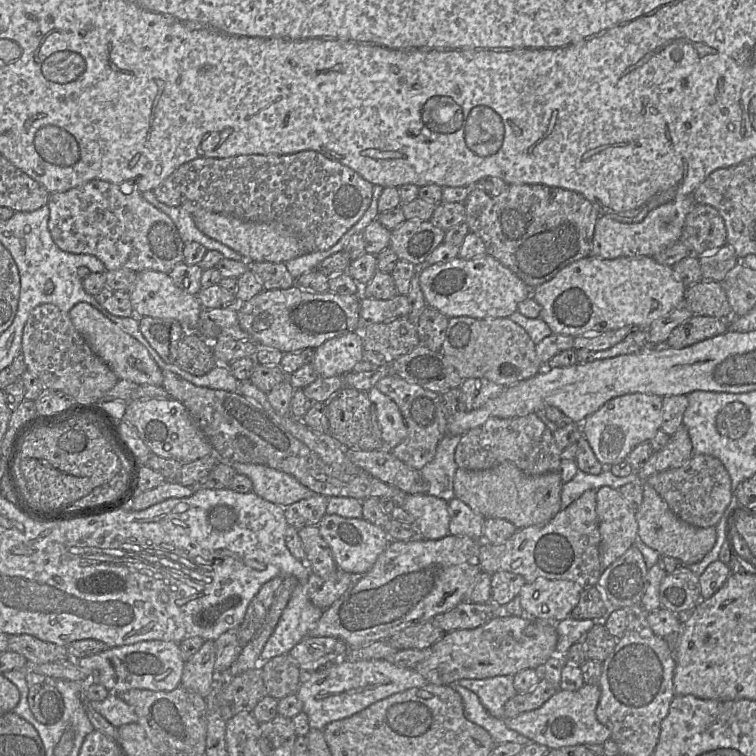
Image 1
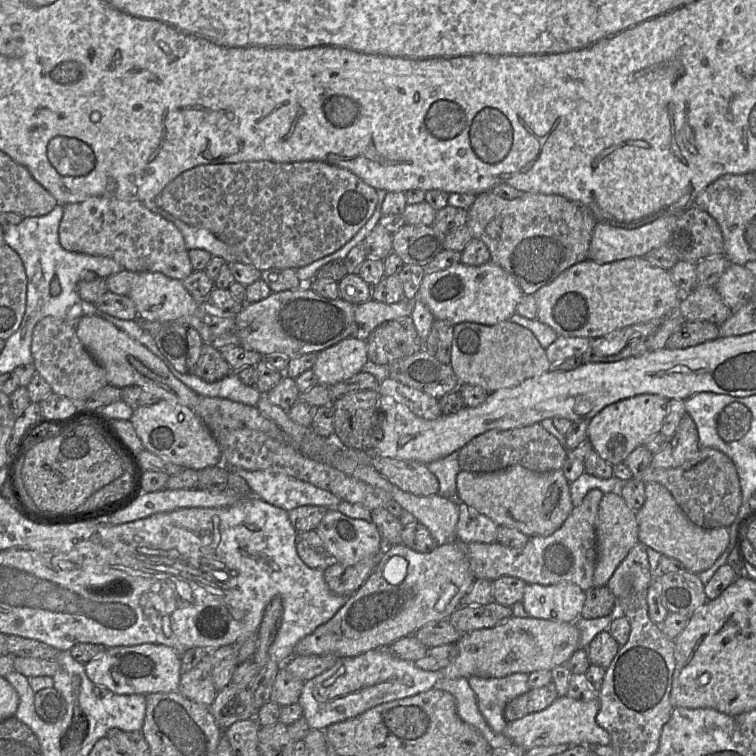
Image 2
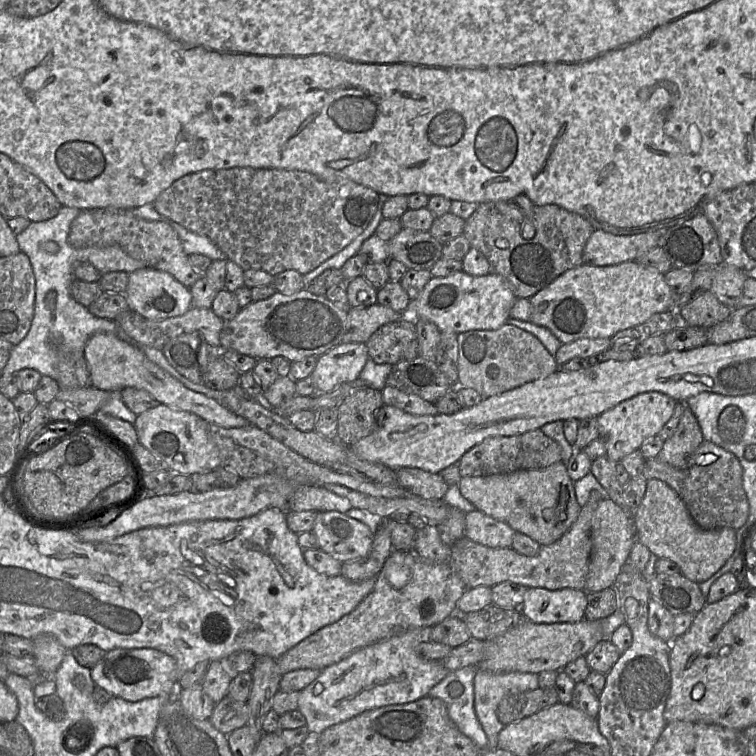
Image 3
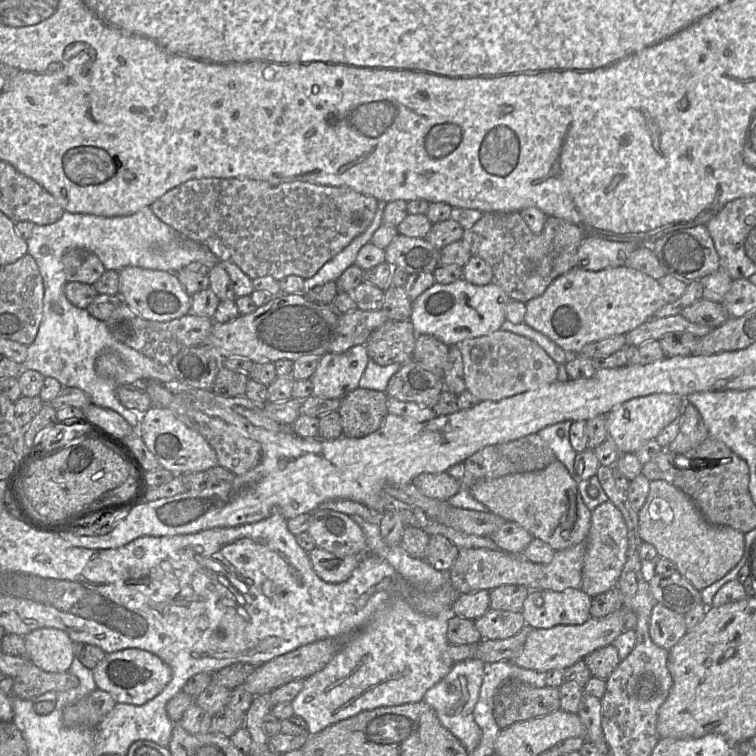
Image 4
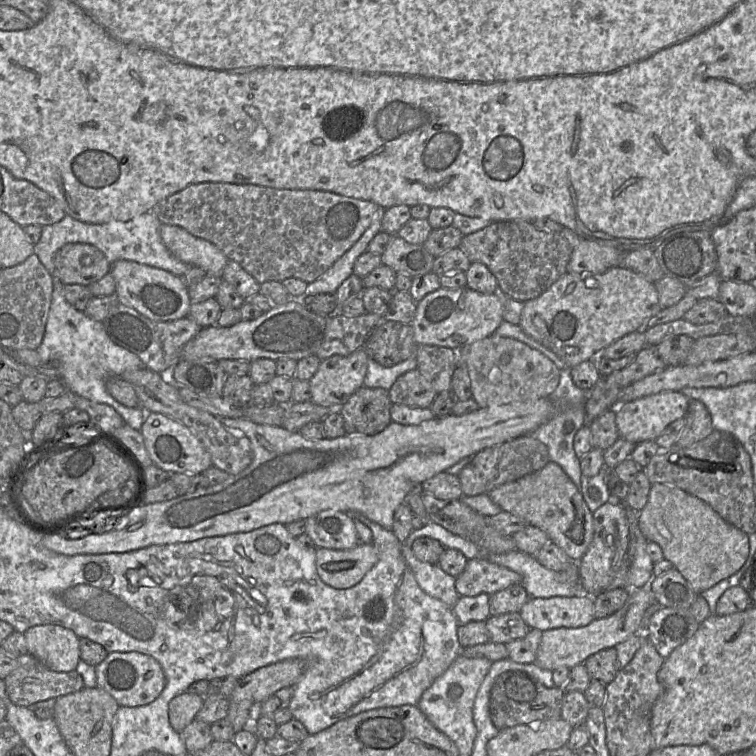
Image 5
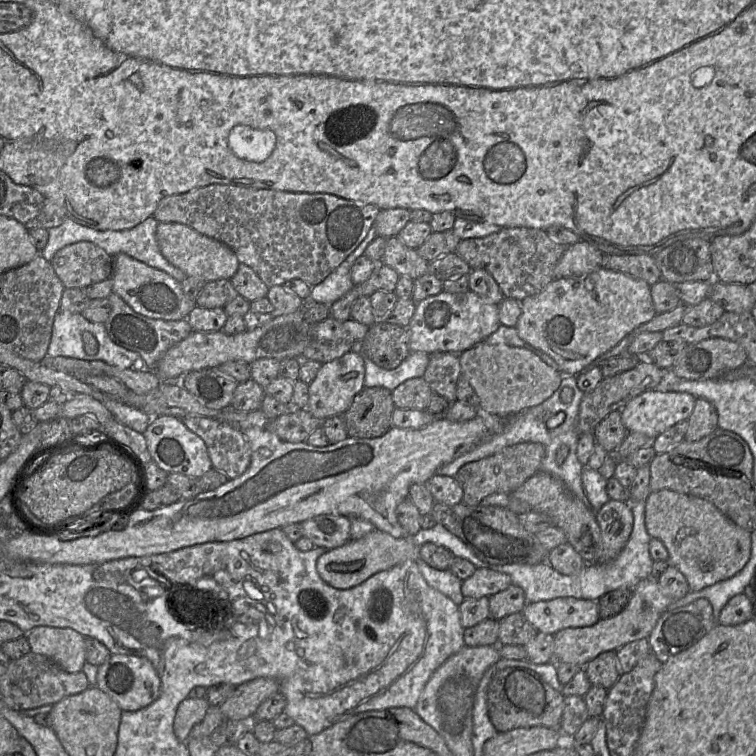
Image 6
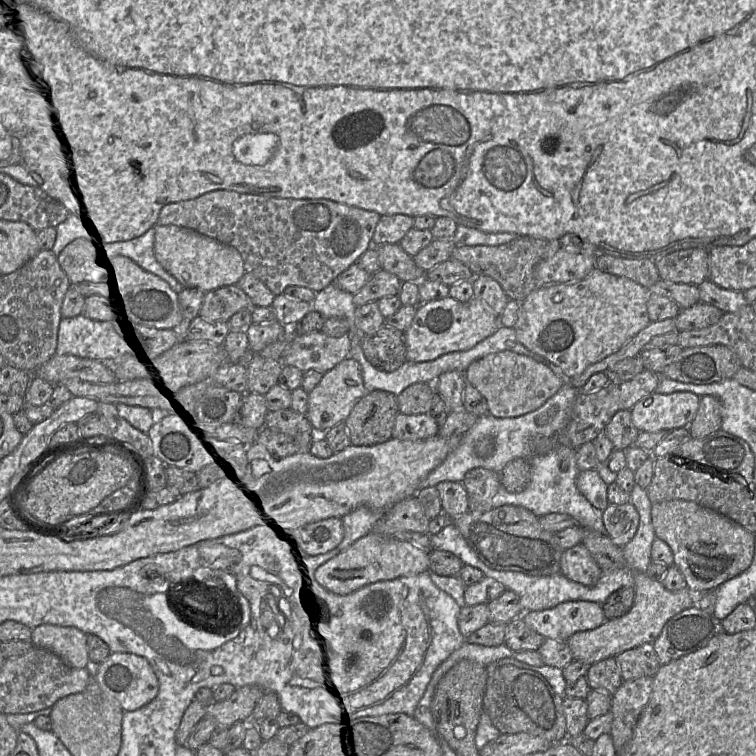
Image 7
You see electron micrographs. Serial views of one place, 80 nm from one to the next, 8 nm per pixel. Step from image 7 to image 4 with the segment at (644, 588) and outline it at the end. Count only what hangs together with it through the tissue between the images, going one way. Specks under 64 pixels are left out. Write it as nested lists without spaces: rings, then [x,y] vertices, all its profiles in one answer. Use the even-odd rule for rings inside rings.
[[[622,607],[604,618],[590,617],[580,625],[557,625],[548,629],[531,629],[521,654],[513,660],[513,663],[525,669],[544,673],[550,670],[564,670],[583,660],[593,651],[612,644],[626,629],[634,629],[636,622],[636,615]]]

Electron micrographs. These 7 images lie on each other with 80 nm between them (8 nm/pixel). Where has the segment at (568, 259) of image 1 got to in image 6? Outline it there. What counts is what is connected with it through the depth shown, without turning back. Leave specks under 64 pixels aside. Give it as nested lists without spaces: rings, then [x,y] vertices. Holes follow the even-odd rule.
[[[513,227],[501,228],[488,236],[461,240],[455,252],[466,261],[471,270],[483,269],[489,272],[498,283],[505,298],[519,302],[543,291],[554,279],[554,270],[567,247],[553,239],[542,229]]]

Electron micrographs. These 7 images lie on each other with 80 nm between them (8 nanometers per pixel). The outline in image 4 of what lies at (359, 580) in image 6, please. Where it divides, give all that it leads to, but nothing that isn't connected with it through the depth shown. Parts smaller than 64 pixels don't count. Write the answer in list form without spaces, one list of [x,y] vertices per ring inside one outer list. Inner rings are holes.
[[[318,547],[308,553],[315,573],[322,580],[334,584],[346,581],[362,557],[362,555],[336,556]]]

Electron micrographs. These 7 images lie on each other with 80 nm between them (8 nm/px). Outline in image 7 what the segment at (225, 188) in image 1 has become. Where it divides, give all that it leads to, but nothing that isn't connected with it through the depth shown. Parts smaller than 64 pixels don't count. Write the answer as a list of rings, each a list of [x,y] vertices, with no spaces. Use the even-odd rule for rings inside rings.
[[[214,190],[197,198],[166,204],[157,224],[173,224],[193,229],[237,249],[246,271],[257,277],[276,296],[291,285],[319,292],[331,283],[372,246],[372,237],[381,215],[329,199],[278,198]]]

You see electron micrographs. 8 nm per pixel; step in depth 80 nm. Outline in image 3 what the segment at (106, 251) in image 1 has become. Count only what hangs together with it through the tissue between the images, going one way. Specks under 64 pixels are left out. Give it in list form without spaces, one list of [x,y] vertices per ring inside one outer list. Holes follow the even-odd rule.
[[[112,207],[81,209],[71,223],[68,243],[78,249],[118,245],[130,257],[145,262],[146,267],[168,272],[188,288],[205,275],[205,272],[198,272],[193,268],[171,225],[163,221],[145,220],[135,216],[132,209]]]

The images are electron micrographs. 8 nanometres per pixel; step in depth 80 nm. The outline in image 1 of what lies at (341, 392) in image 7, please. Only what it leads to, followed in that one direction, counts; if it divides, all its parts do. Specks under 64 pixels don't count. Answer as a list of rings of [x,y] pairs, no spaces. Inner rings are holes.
[[[351,332],[325,341],[315,349],[313,365],[318,377],[344,376],[364,360],[360,332]]]

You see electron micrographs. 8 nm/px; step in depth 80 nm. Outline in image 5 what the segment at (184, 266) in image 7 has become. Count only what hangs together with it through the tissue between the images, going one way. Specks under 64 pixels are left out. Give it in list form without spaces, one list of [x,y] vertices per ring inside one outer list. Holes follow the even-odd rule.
[[[161,224],[159,233],[167,249],[176,258],[188,265],[202,268],[207,275],[222,277],[228,258],[213,243],[176,225]]]

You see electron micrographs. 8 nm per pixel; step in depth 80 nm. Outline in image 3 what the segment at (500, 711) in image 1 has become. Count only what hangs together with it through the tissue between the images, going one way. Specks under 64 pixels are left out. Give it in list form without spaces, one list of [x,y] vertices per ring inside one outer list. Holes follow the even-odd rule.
[[[477,669],[474,678],[474,708],[487,736],[488,749],[498,748],[499,733],[505,726],[497,716],[500,701],[508,694],[531,691],[538,687],[538,674]]]

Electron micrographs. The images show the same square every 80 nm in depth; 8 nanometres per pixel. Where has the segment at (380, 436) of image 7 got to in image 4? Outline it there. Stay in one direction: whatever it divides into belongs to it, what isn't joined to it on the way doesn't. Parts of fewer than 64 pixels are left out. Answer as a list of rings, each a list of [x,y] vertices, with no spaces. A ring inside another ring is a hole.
[[[361,386],[349,392],[338,410],[343,435],[361,438],[378,430],[388,414],[387,399],[386,392]]]

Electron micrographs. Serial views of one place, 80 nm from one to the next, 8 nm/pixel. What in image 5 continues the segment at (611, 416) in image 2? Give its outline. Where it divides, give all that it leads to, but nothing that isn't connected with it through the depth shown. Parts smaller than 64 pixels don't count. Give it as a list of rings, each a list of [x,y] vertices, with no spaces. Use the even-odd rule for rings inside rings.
[[[662,391],[620,404],[615,409],[620,438],[635,444],[655,441],[672,422],[685,417],[689,403],[690,399],[681,391]]]

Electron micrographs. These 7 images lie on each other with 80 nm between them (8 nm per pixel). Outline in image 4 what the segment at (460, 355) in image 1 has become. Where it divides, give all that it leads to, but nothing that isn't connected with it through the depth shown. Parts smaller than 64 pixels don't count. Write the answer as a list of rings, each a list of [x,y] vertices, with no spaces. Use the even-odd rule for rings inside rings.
[[[497,330],[489,335],[465,339],[458,344],[460,349],[466,390],[479,401],[501,400],[557,380],[558,364],[535,341],[510,331]]]

